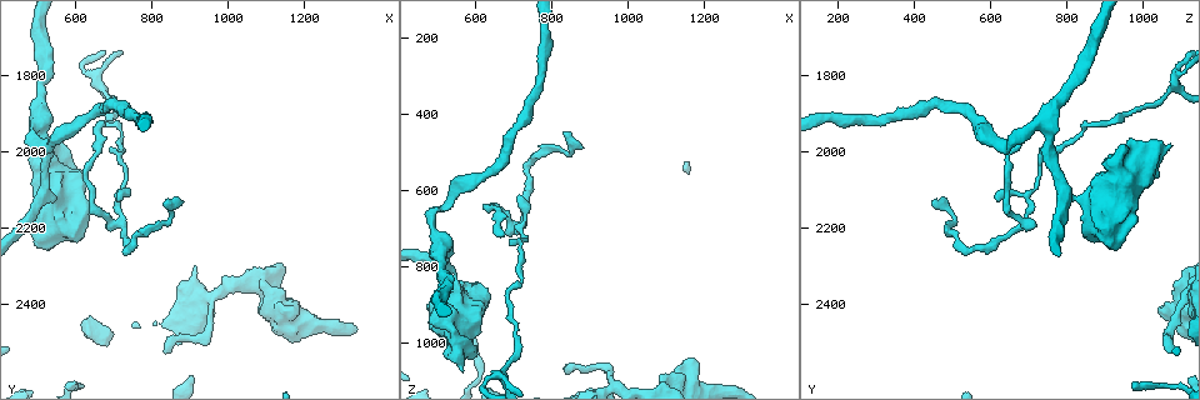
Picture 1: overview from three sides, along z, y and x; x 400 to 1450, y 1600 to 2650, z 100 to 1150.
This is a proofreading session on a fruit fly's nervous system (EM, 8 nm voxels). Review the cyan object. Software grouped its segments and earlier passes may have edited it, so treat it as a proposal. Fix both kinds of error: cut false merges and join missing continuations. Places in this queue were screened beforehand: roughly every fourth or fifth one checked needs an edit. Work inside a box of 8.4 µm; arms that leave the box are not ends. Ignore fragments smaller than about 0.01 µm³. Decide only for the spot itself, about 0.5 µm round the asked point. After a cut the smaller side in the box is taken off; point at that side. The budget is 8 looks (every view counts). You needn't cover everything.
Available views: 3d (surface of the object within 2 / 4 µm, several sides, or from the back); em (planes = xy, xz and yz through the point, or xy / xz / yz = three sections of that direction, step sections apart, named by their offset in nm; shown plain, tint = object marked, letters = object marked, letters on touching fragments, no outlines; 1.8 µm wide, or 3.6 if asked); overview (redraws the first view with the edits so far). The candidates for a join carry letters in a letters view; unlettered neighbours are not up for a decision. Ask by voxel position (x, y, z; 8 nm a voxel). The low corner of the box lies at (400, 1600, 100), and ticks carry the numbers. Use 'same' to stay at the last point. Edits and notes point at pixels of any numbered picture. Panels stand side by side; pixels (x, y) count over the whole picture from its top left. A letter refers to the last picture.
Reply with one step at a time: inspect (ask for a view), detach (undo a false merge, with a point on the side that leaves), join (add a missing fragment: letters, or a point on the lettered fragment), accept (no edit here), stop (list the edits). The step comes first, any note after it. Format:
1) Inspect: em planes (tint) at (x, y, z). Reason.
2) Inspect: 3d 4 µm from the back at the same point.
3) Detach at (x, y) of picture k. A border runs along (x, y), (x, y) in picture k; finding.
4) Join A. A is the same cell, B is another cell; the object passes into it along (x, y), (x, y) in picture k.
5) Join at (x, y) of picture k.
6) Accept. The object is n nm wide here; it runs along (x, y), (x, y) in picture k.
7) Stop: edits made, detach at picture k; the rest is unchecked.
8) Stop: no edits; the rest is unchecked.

Inspect: 3d 2 µm at (835, 2535, 1080). Thin end.

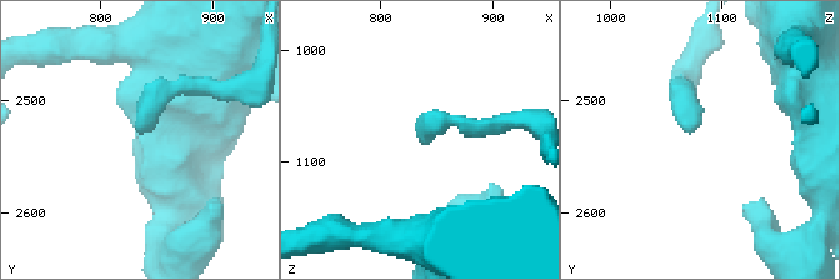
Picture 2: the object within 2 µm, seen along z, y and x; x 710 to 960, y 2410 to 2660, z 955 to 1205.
Inspect: em planes (letters) at (834, 2526, 1076).

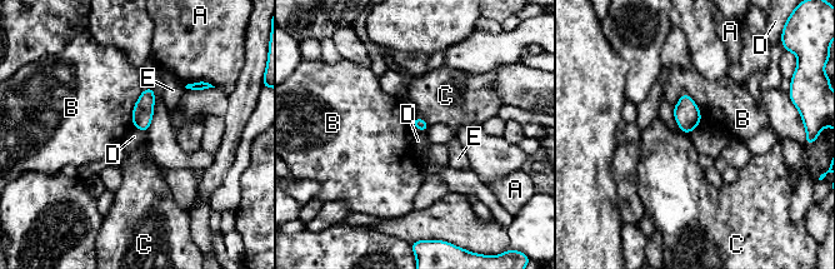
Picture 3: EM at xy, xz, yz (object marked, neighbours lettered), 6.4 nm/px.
Accept. A, B, C, D and E are other cells; a border runs along (410, 125), (425, 131) in picture 3; no lettered fragment goes on from it.

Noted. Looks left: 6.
Inspect: 3d 2 µm at (1160, 2405, 1035).

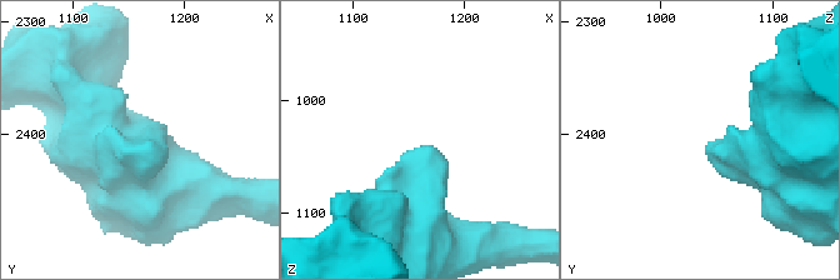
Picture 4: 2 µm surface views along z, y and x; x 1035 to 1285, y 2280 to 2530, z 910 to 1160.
Inspect: em planes (letters) at (1168, 2412, 1038). Need the tissue.

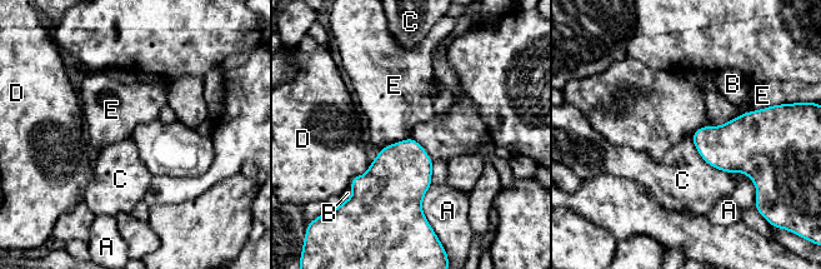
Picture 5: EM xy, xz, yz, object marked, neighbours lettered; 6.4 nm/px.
Accept. The longest contact is with C, 340 nm; A, B, C, D and E are other cells; a border runs along (411, 137), (389, 144), (380, 150) in picture 5; none of them fits.

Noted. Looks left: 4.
Inspect: em planes (letters) at (700, 2190, 700). Arms part here.

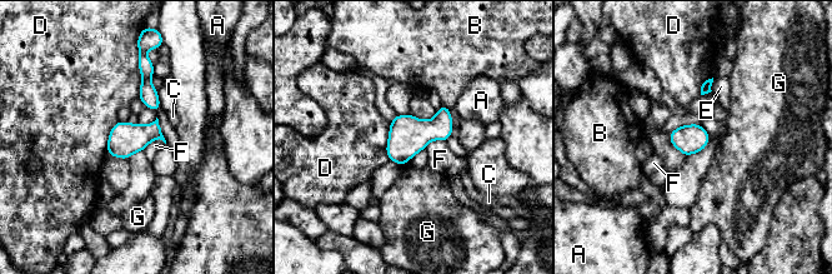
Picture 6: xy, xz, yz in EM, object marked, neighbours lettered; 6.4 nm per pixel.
Accept. The object is 190 nm wide here; A, B, C, D, E, F and G are other cells; one cell here.

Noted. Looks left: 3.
Stop: no edits; the rest is unchecked.

